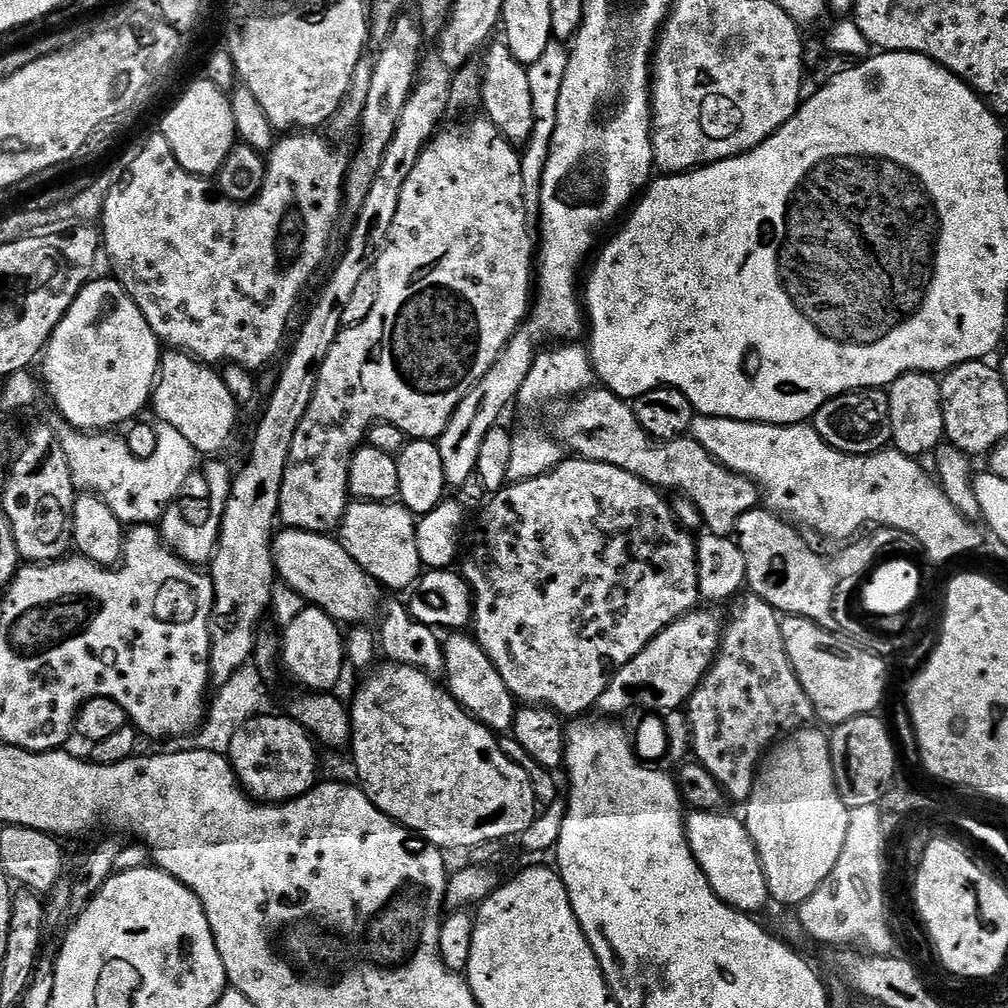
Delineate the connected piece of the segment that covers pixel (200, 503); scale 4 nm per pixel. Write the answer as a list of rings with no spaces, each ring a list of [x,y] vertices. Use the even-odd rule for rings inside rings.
[[[212,458],[205,463],[208,465],[204,468],[204,496],[185,495],[173,500],[172,505],[165,510],[163,518],[158,521],[164,547],[193,566],[207,565],[216,553],[222,514],[232,489],[234,475],[233,469],[228,469],[222,461],[220,458]]]

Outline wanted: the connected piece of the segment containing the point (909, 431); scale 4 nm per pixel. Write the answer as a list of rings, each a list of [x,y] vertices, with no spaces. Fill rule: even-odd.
[[[907,372],[890,385],[886,399],[895,451],[913,458],[924,458],[927,452],[928,455],[935,453],[945,439],[940,380],[931,372]]]

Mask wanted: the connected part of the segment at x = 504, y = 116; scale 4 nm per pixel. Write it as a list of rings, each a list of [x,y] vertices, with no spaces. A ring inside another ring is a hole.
[[[492,42],[487,45],[482,67],[482,79],[478,93],[479,103],[484,103],[483,115],[508,141],[517,146],[527,145],[534,130],[534,98],[530,95],[530,78],[525,64],[510,54],[508,45]]]

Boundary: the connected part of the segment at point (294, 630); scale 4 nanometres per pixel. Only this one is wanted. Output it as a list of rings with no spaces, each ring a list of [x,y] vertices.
[[[305,606],[302,614],[283,629],[282,668],[300,683],[299,687],[314,692],[332,692],[346,669],[345,637],[341,625],[315,606]]]

